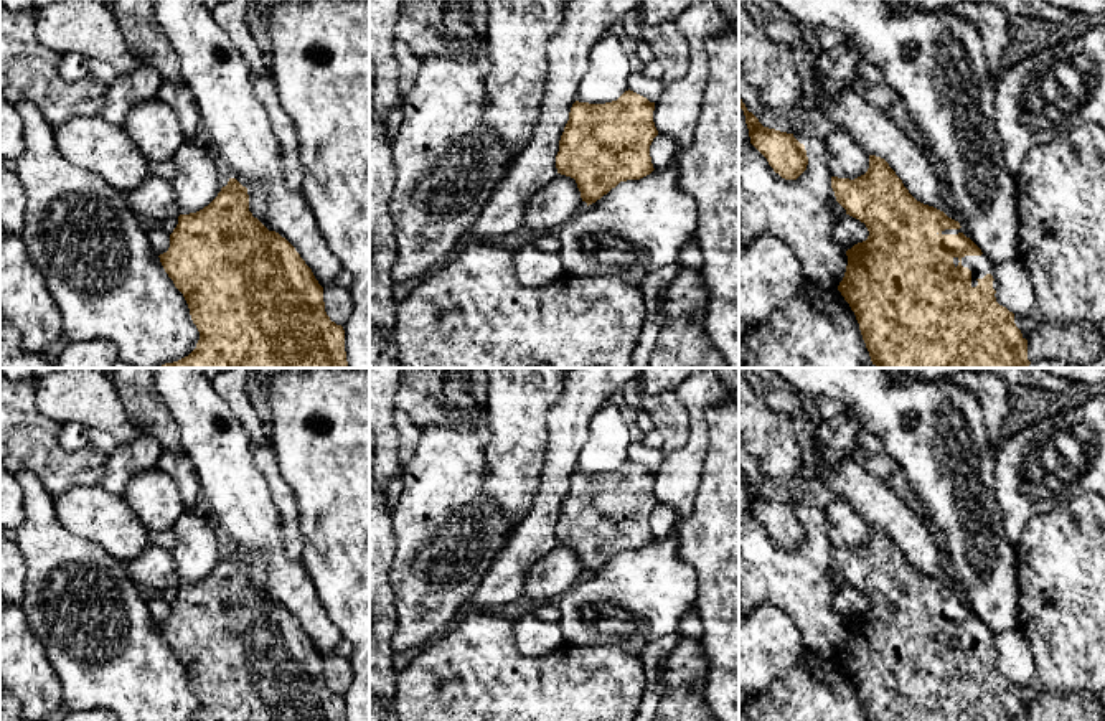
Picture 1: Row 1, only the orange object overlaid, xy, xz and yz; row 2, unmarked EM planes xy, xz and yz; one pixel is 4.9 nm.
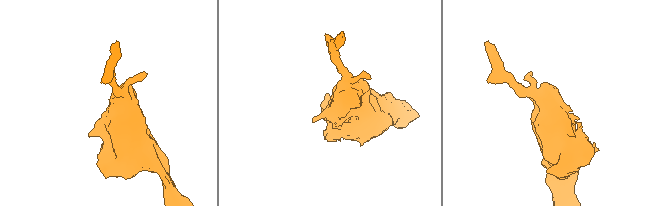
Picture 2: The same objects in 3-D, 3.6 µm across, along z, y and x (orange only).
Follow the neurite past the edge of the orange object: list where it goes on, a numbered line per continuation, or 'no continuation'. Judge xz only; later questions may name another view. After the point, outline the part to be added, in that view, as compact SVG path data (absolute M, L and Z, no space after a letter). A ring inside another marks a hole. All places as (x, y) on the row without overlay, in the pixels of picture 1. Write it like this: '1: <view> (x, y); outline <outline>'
no continuation

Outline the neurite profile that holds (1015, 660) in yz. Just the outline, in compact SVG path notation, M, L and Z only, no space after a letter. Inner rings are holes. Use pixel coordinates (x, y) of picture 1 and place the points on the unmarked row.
M1019 627L994 635L994 645L998 650L994 667L999 675L1021 686L1031 686L1039 680L1031 645Z

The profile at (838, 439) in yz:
M849 412L839 422L818 426L815 434L823 442L826 464L838 465L844 457L851 455L861 432L864 431L859 421Z

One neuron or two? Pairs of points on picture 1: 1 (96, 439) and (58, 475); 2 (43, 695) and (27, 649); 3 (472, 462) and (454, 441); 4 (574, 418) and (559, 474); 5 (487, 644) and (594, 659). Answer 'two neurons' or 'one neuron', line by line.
1: two neurons
2: one neuron
3: one neuron
4: one neuron
5: one neuron

